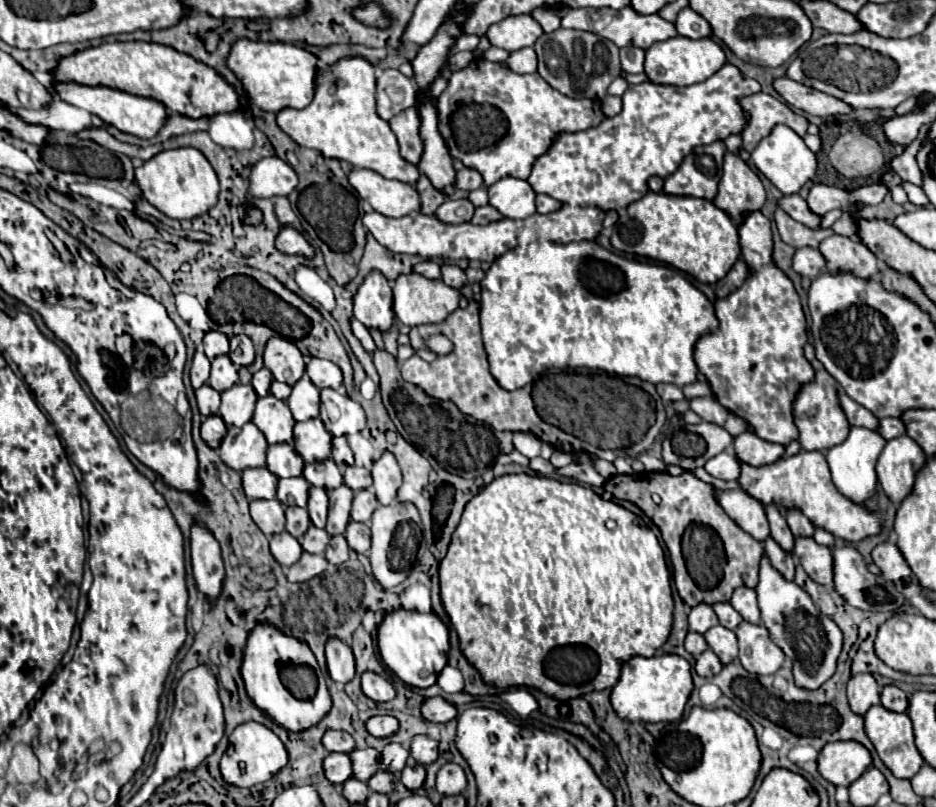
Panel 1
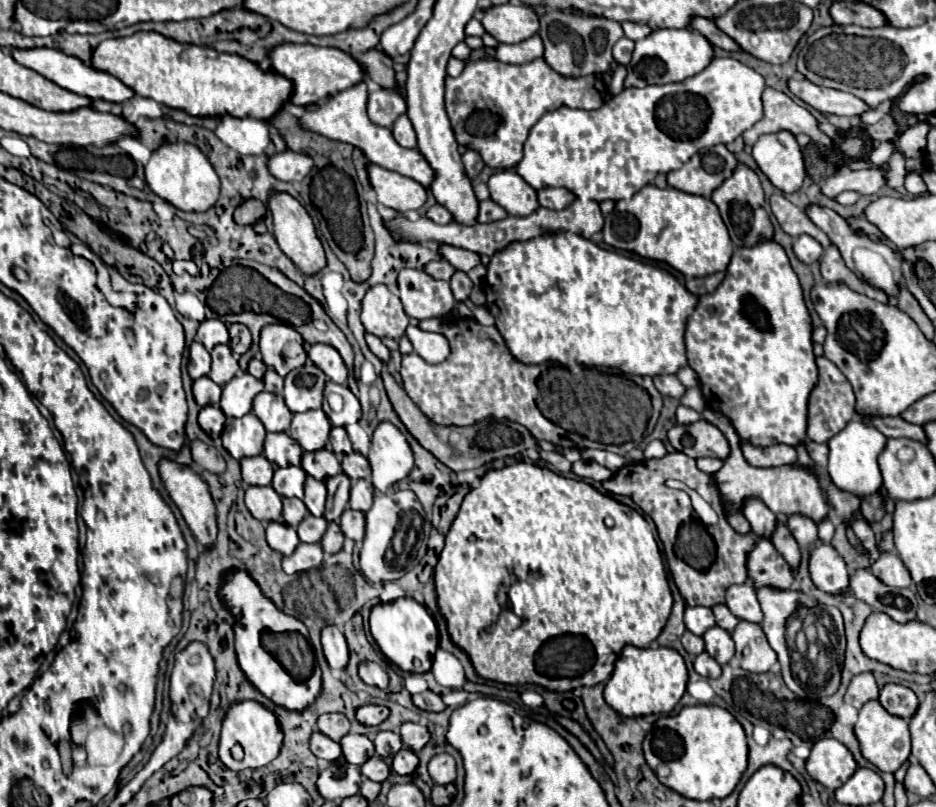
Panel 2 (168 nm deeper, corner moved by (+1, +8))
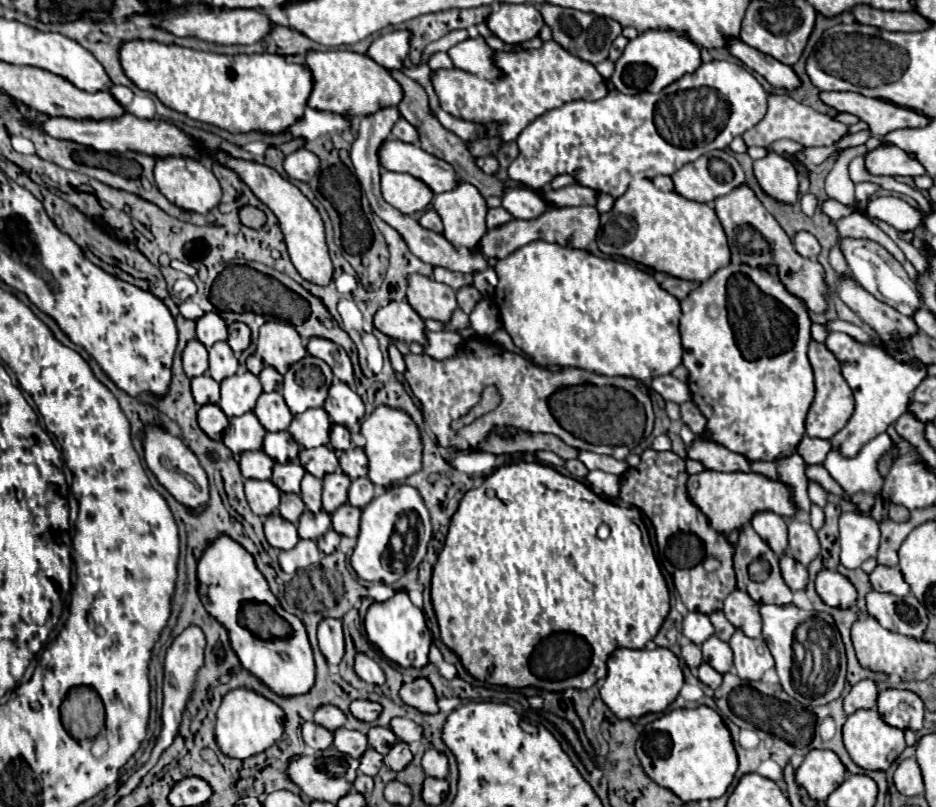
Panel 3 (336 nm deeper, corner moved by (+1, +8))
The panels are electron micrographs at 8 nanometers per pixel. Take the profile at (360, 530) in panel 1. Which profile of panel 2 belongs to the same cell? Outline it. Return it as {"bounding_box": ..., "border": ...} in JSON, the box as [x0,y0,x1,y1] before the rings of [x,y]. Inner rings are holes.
{"bounding_box":[340,509,366,545],"border":[[[346,509],[340,517],[340,529],[346,537],[354,539],[358,545],[364,541],[364,531],[366,531],[366,521],[364,521],[364,513],[362,511],[354,511],[354,509]]]}

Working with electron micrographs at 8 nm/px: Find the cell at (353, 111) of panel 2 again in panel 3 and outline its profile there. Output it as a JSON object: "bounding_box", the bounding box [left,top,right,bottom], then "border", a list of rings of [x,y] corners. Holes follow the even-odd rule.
{"bounding_box":[380,141,460,193],"border":[[[386,141],[380,149],[380,163],[388,171],[408,173],[420,181],[424,181],[434,193],[444,193],[456,189],[460,183],[454,167],[444,159],[438,159],[418,145],[402,143],[402,141]]]}

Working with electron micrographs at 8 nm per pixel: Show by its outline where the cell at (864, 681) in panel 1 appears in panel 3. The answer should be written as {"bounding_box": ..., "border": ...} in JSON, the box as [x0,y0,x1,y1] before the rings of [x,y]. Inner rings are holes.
{"bounding_box":[844,679,878,715],"border":[[[870,679],[858,681],[850,689],[850,693],[844,697],[844,713],[852,715],[858,709],[874,709],[876,697],[878,697],[878,689],[876,689],[874,681],[870,681]]]}

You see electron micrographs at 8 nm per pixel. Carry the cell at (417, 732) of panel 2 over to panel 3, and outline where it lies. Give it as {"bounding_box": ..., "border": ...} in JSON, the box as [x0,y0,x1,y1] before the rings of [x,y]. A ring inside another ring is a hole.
{"bounding_box":[390,717,422,743],"border":[[[394,717],[390,721],[390,729],[404,743],[414,743],[414,741],[420,741],[420,737],[422,737],[422,727],[406,717]]]}

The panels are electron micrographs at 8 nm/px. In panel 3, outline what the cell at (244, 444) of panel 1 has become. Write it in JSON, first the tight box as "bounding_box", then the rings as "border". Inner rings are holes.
{"bounding_box":[224,413,266,455],"border":[[[244,413],[244,417],[232,417],[230,427],[224,433],[224,445],[240,455],[244,451],[262,449],[266,429],[260,425],[254,413]]]}

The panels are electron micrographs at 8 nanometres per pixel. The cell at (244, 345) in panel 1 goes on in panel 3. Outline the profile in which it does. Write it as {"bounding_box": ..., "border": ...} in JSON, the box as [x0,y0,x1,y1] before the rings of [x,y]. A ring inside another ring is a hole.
{"bounding_box":[228,323,251,351],"border":[[[232,323],[228,327],[228,345],[232,351],[244,351],[251,343],[251,330],[244,323]]]}

